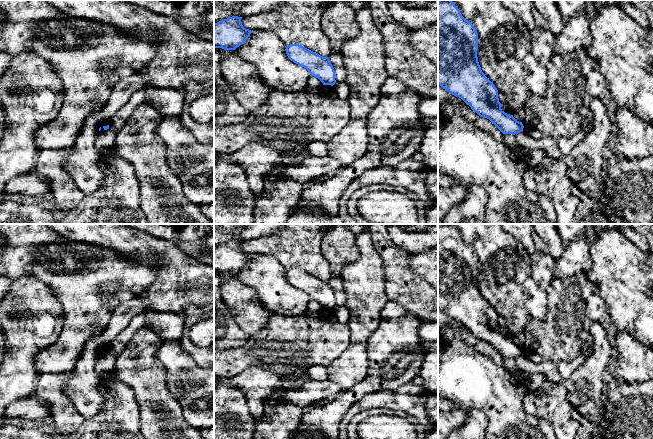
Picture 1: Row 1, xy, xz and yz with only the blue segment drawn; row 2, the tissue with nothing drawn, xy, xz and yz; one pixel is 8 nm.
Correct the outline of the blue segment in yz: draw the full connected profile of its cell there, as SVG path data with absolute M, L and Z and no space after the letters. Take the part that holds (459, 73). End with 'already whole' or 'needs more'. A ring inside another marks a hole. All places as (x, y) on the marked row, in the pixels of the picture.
M438 0L438 84L461 98L480 117L489 119L503 134L523 131L522 122L505 113L499 102L498 90L482 72L478 62L478 34L451 0Z; already whole

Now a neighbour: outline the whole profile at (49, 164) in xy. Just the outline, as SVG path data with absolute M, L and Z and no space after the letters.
M72 149L40 150L34 167L37 175L50 181L56 207L63 212L78 206L85 194L64 169Z

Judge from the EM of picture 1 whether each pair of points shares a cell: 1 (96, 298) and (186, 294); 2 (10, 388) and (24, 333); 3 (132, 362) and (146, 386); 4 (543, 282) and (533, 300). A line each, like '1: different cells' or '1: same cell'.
1: different cells
2: same cell
3: same cell
4: same cell

